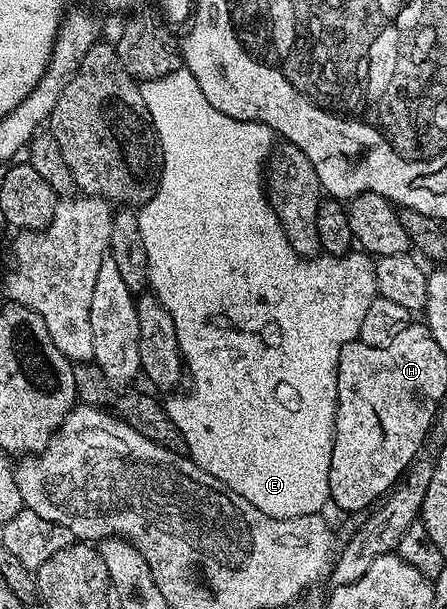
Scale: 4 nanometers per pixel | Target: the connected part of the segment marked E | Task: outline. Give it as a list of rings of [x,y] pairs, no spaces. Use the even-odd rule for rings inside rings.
[[[181,67],[178,71],[162,75],[153,81],[143,82],[140,85],[140,94],[146,103],[148,118],[156,131],[158,152],[162,158],[156,194],[138,209],[142,239],[146,239],[148,283],[157,299],[166,308],[178,314],[180,354],[184,357],[187,376],[192,376],[192,394],[189,397],[172,397],[169,401],[167,399],[168,415],[177,424],[181,436],[188,445],[187,456],[191,457],[198,467],[214,475],[214,479],[226,483],[230,491],[238,491],[238,495],[242,495],[246,503],[254,503],[258,511],[278,519],[320,513],[323,505],[327,506],[330,501],[328,476],[336,430],[338,359],[342,355],[342,347],[359,338],[362,319],[370,303],[378,295],[373,258],[363,251],[353,251],[344,257],[317,255],[307,258],[296,254],[294,247],[290,247],[288,236],[282,231],[282,223],[268,201],[266,192],[266,162],[274,148],[272,128],[257,121],[239,121],[218,111],[218,107],[214,107],[214,103],[210,103],[210,99],[202,95],[198,79],[194,79],[187,67]]]

